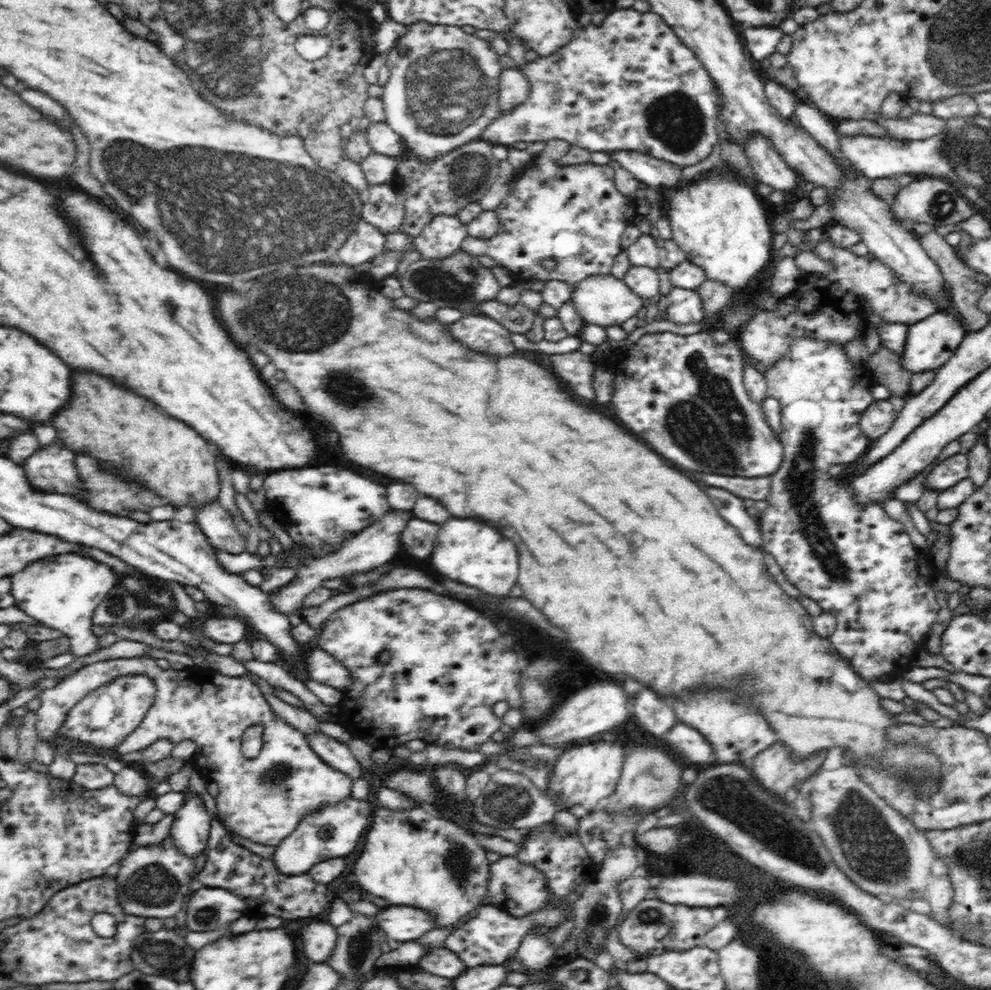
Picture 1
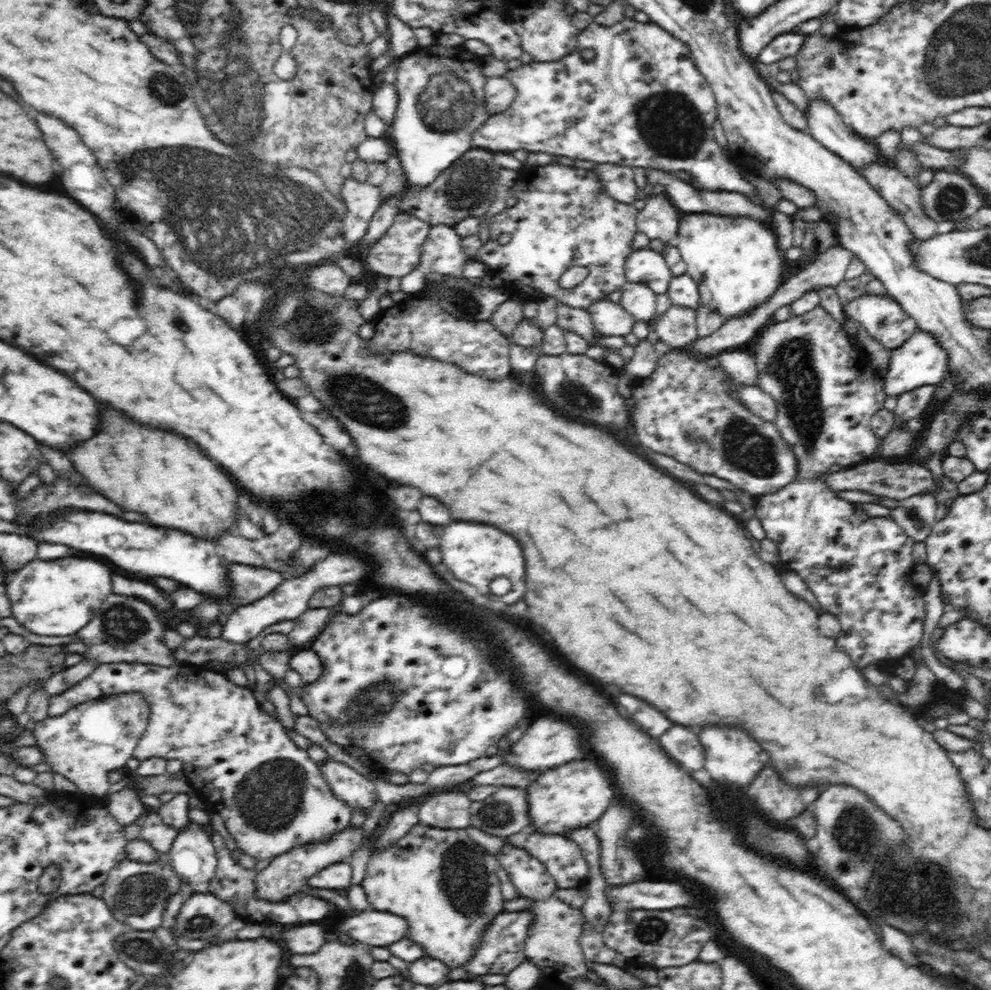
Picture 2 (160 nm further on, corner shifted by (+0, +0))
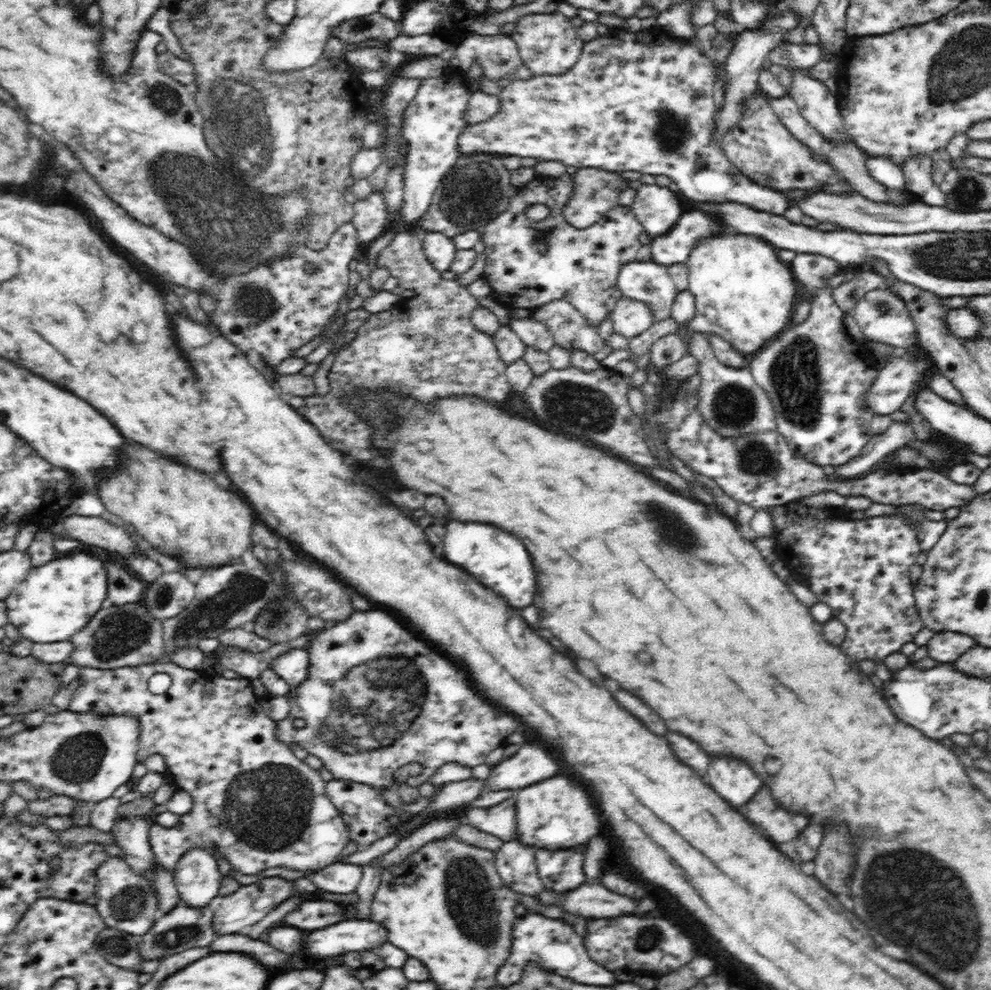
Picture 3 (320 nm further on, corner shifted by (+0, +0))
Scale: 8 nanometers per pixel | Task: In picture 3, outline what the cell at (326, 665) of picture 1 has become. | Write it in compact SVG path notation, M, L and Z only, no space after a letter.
M297 644L296 647L292 647L278 655L269 664L269 668L282 677L282 680L288 682L292 688L297 687L306 680L309 666L309 652L306 647L301 647Z

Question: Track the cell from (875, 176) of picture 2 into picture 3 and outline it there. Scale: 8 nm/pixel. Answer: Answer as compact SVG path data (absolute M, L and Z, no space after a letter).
M851 142L827 143L829 151L827 160L839 171L839 174L853 188L854 192L860 193L868 200L878 203L906 204L912 199L905 190L889 190L883 184L872 178L866 168L867 154L858 149Z

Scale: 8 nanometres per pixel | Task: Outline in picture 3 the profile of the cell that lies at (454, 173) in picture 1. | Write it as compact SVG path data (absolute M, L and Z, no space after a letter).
M471 153L470 155L461 155L457 159L455 166L448 171L443 177L440 186L432 196L432 204L424 212L424 216L418 220L417 226L425 232L441 232L449 237L454 237L465 230L481 231L490 220L500 216L502 212L508 210L512 202L512 196L506 194L506 188L512 186L502 186L508 184L508 178L502 180L500 174L504 174L504 165L499 155L488 153Z

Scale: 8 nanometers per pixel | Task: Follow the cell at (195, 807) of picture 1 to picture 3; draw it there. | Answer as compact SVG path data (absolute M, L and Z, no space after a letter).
M190 848L174 866L174 884L181 904L192 908L214 905L224 875L224 866L204 848Z

